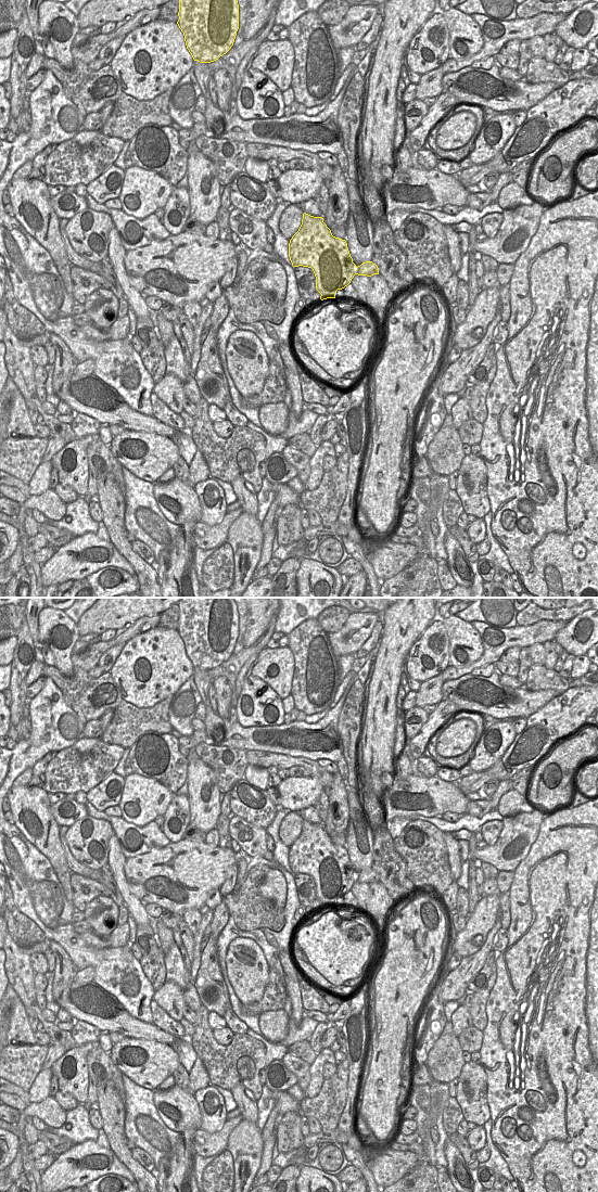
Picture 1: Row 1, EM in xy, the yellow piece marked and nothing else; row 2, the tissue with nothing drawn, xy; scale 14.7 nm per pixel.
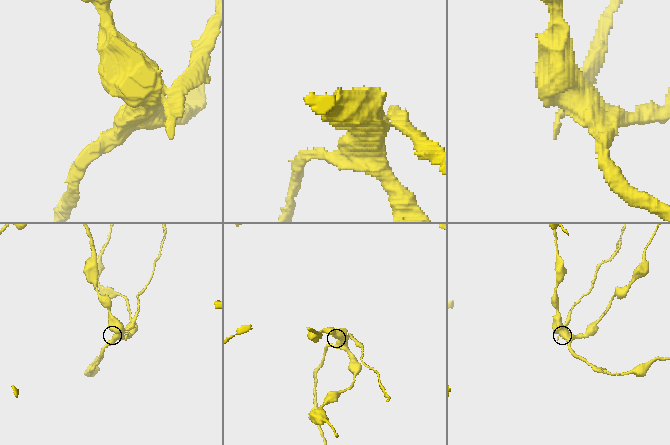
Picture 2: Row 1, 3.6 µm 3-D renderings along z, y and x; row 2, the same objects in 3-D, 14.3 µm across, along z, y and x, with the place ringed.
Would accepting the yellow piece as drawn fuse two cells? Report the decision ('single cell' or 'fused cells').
fused cells

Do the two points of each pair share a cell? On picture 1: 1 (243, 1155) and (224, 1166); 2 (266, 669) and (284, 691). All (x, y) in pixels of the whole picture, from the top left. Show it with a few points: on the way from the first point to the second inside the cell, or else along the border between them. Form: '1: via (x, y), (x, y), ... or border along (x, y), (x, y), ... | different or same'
1: border along (227, 1149), (232, 1158), (233, 1180) | different
2: via (266, 676), (278, 684) | same

